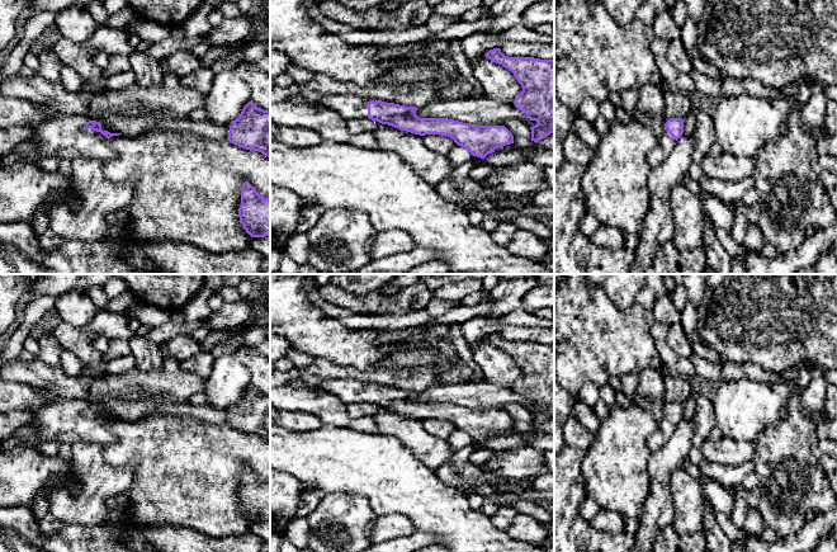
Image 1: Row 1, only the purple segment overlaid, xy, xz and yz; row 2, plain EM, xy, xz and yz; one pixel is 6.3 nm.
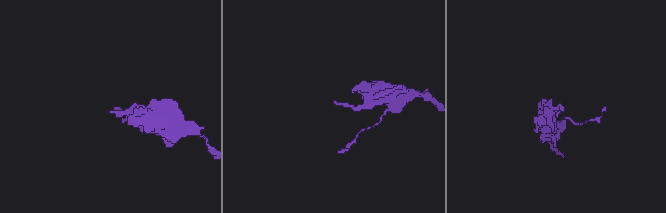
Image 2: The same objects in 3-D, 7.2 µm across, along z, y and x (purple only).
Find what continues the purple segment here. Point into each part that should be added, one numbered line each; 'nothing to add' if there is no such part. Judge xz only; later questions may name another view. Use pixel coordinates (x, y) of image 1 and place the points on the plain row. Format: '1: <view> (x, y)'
1: xz (349, 391)

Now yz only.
1: yz (666, 427)

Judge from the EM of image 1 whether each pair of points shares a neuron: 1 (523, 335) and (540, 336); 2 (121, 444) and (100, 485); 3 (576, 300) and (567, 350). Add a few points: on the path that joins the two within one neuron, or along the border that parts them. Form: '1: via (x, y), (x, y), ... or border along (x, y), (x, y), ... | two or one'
1: via (526, 335), (537, 335) | one
2: border along (103, 446), (109, 465), (133, 467), (129, 487) | two
3: via (573, 312), (573, 338) | one

